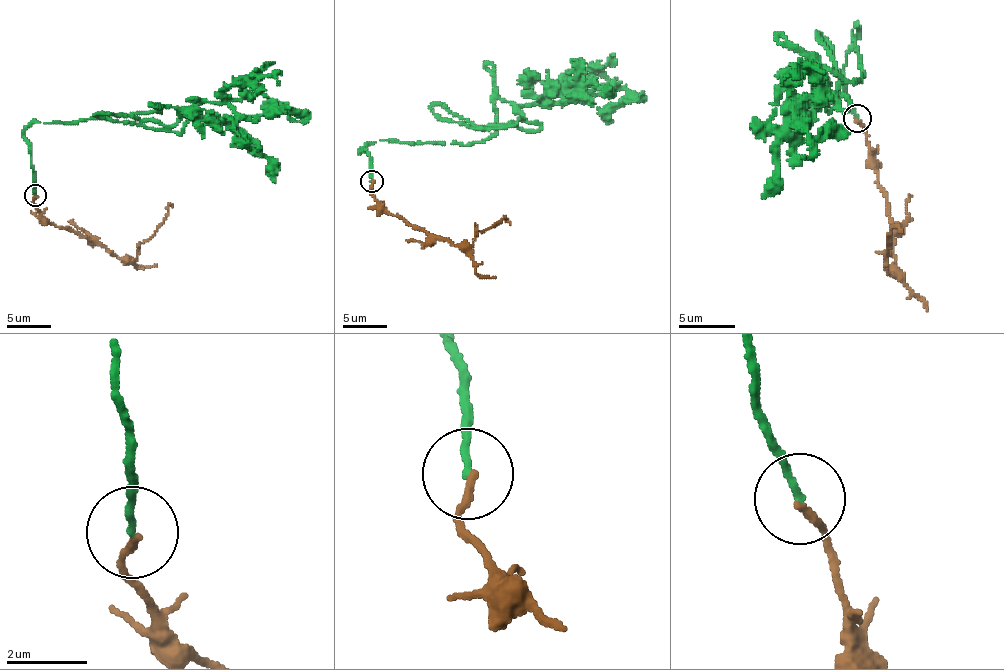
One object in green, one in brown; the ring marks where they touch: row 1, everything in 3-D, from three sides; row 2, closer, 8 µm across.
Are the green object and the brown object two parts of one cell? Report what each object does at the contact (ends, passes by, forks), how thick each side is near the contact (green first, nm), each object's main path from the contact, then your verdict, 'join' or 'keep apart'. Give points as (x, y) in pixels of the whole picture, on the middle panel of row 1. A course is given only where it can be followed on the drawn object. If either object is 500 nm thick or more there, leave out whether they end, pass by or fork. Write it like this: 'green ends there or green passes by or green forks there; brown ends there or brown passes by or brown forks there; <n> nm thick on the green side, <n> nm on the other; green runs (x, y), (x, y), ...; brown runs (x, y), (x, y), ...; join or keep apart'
green ends there; brown ends there; 150 nm thick on the green side, 180 nm on the other; green runs (372, 181), (360, 149), (484, 143), (495, 132), (497, 99), (531, 105), (568, 88), (621, 89), (606, 124); brown runs (372, 179), (372, 196), (388, 213), (457, 246), (470, 245), (477, 230), (492, 226), (503, 217), (510, 224); keep apart

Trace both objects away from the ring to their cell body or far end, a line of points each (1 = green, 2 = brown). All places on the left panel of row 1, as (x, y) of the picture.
1: (35, 194), (24, 131), (35, 122), (206, 102), (221, 102), (241, 116), (290, 108), (270, 102)
2: (35, 195), (35, 209), (44, 219), (132, 260), (172, 206)

